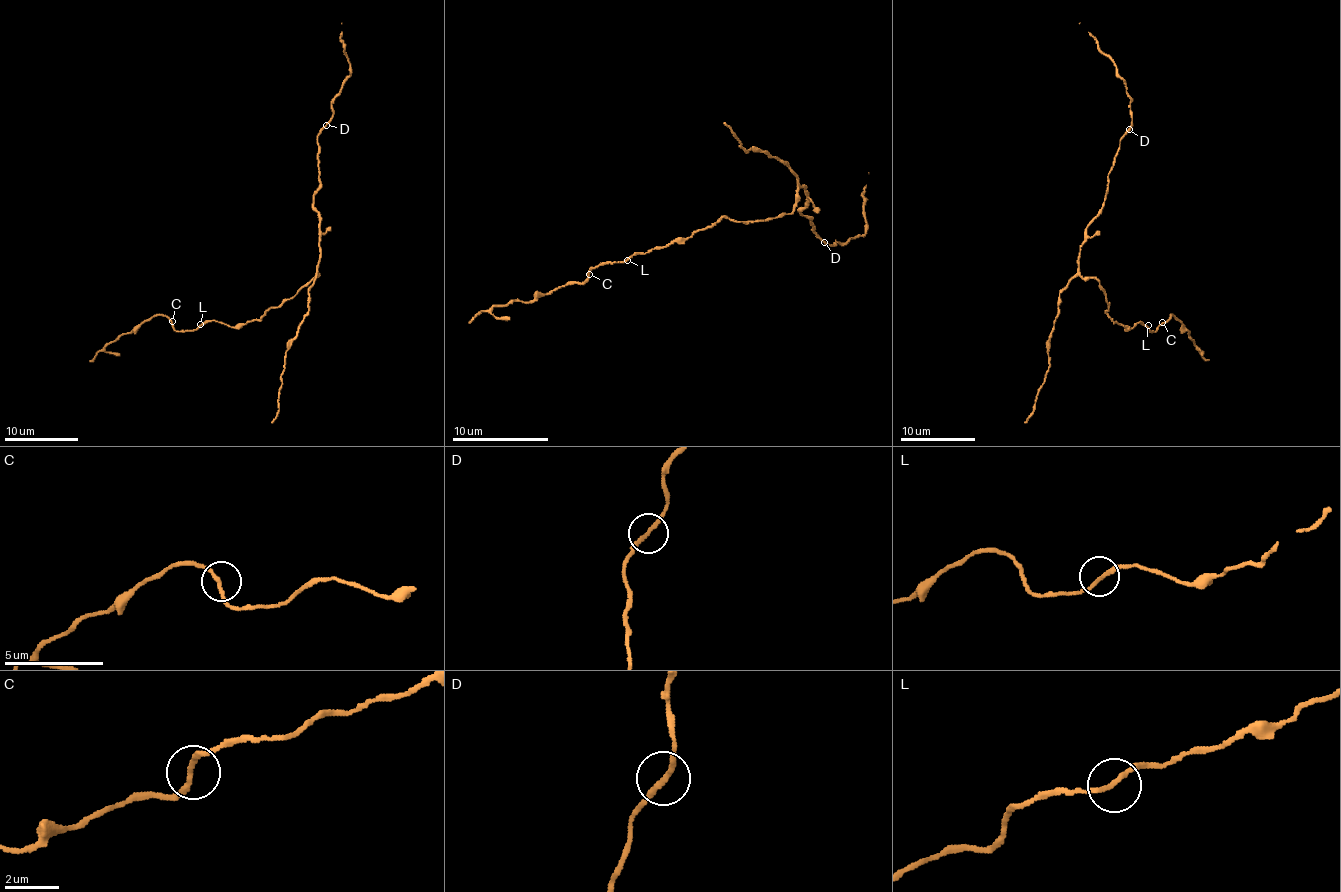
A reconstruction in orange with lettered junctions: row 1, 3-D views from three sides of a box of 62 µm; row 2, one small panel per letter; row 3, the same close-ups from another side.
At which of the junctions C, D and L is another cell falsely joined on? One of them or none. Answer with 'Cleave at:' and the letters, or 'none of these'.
Cleave at: none of these

